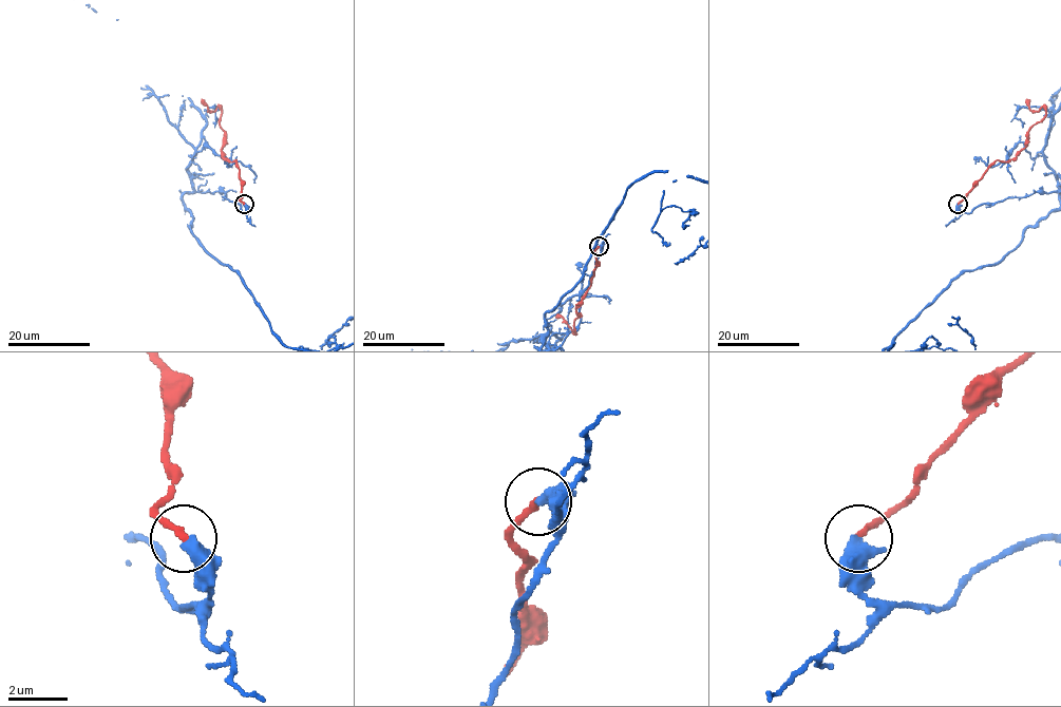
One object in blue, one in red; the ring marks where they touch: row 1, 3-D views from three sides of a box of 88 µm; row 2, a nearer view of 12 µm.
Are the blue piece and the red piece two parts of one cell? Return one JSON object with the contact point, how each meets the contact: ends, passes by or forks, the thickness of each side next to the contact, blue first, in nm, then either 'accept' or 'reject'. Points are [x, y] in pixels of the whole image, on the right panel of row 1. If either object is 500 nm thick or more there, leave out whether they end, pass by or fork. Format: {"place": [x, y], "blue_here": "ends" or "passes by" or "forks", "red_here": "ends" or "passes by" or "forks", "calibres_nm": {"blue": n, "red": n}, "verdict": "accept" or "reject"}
{"place": [958, 204], "blue_here": "ends", "red_here": "ends", "calibres_nm": {"blue": 480, "red": 240}, "verdict": "reject"}

